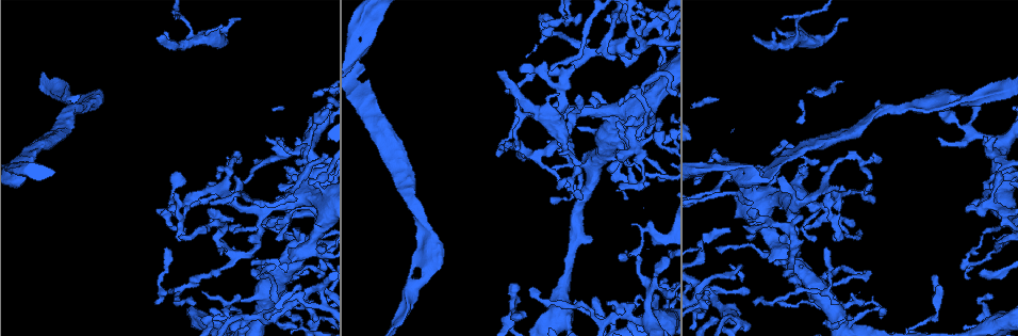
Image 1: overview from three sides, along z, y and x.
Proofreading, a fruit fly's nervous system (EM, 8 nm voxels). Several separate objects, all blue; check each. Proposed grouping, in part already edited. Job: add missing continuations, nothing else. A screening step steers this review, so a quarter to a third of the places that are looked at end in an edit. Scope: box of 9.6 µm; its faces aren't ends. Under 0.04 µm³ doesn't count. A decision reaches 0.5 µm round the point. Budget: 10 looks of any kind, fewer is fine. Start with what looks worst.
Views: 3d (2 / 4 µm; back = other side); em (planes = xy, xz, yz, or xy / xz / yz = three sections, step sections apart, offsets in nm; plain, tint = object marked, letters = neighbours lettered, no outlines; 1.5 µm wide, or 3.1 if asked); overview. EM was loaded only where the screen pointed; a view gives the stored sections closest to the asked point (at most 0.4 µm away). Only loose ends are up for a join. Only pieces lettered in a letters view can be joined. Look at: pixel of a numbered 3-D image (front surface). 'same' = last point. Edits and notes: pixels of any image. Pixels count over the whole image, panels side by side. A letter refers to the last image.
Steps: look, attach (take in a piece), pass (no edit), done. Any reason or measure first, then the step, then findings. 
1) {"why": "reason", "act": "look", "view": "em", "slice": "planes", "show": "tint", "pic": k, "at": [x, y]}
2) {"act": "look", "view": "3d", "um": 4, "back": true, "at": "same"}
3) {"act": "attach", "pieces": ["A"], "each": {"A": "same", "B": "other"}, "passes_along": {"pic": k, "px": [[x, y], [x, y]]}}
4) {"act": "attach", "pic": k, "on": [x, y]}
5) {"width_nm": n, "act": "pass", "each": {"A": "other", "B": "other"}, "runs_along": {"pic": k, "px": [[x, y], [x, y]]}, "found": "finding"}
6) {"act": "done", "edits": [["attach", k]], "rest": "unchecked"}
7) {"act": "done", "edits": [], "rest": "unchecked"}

{"act": "look", "view": "3d", "um": 4, "back": true, "pic": 1, "at": [158, 36]}

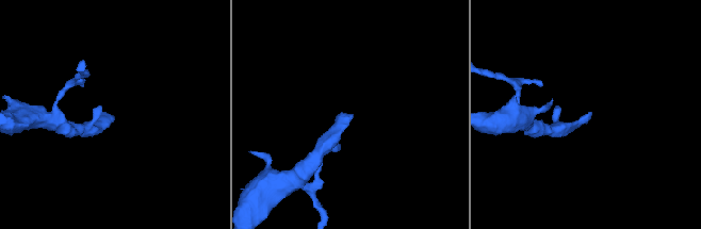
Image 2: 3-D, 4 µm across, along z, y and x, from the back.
{"act": "look", "view": "em", "slice": "planes", "show": "letters", "pic": 2, "at": [349, 114]}

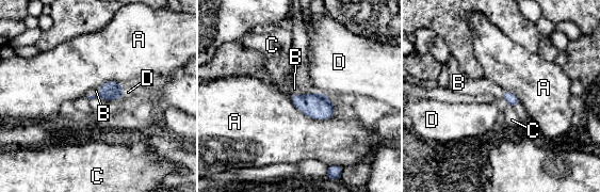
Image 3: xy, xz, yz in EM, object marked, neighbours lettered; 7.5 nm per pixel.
{"act": "attach", "pieces": ["B"], "each": {"A": "other", "B": "same", "C": "other", "D": "other"}, "found": "it goes on there"}

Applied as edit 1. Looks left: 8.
{"why": "free end", "act": "look", "view": "3d", "um": 2, "pic": 1, "at": [367, 51]}

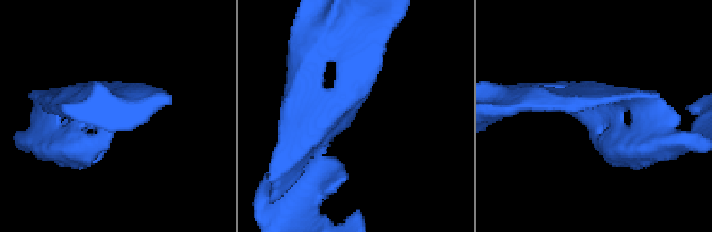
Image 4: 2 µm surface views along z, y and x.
{"act": "look", "view": "em", "slice": "yz", "step": 4, "show": "letters", "pic": 4, "at": [353, 116]}

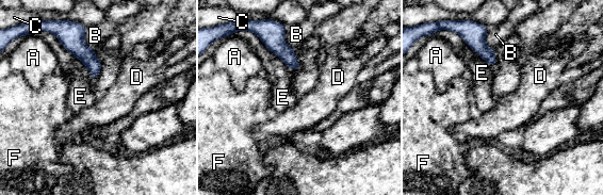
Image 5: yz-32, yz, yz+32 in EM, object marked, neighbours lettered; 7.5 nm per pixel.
{"act": "pass", "each": {"A": "other", "B": "other", "C": "other", "D": "other", "E": "other", "F": "other"}, "border": {"pic": 5, "px": [[38, 30], [49, 31], [91, 79]]}, "found": "no lettered piece goes on from it"}

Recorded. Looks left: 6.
{"why": "branch stops here", "act": "look", "view": "em", "slice": "planes", "show": "letters", "pic": 1, "at": [658, 65]}

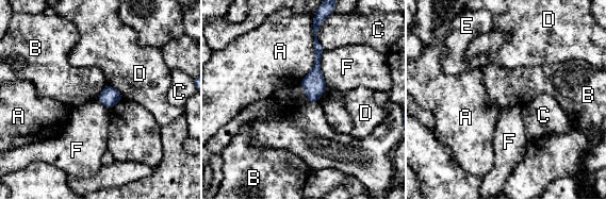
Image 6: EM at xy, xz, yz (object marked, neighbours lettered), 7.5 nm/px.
{"act": "pass", "each": {"A": "other", "B": "other", "C": "other", "D": "other", "E": "other", "F": "other"}, "border": {"pic": 6, "px": [[107, 83], [97, 99]]}, "found": "none of them fits"}

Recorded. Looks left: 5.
{"why": "free end", "act": "look", "view": "3d", "um": 2, "pic": 1, "at": [851, 320]}

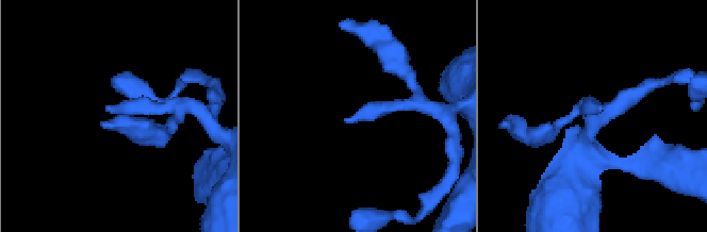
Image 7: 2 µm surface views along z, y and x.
{"act": "look", "view": "em", "slice": "planes", "show": "tint", "pic": 7, "at": [109, 111]}

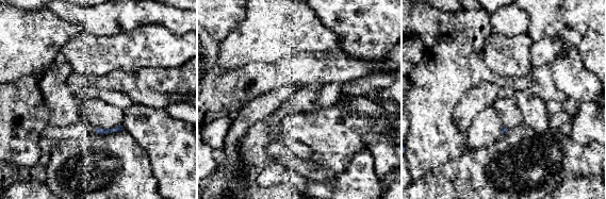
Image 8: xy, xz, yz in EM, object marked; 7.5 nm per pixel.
{"why": "what lies round it", "act": "look", "view": "em", "slice": "planes", "show": "letters", "at": "same"}

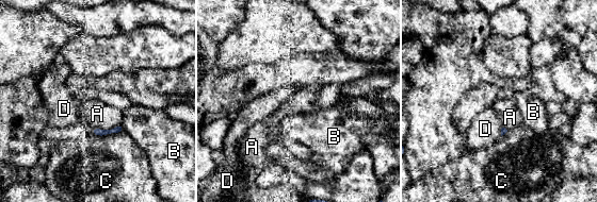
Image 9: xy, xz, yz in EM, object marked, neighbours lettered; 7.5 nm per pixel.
{"act": "pass", "each": {"A": "other", "B": "other", "C": "other", "D": "other"}, "border": {"pic": 9, "px": [[124, 131], [105, 135], [91, 133]]}, "found": "no lettered piece goes on from it"}

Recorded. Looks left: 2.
{"act": "done", "edits": [["attach", 3]], "rest": "unchecked"}

